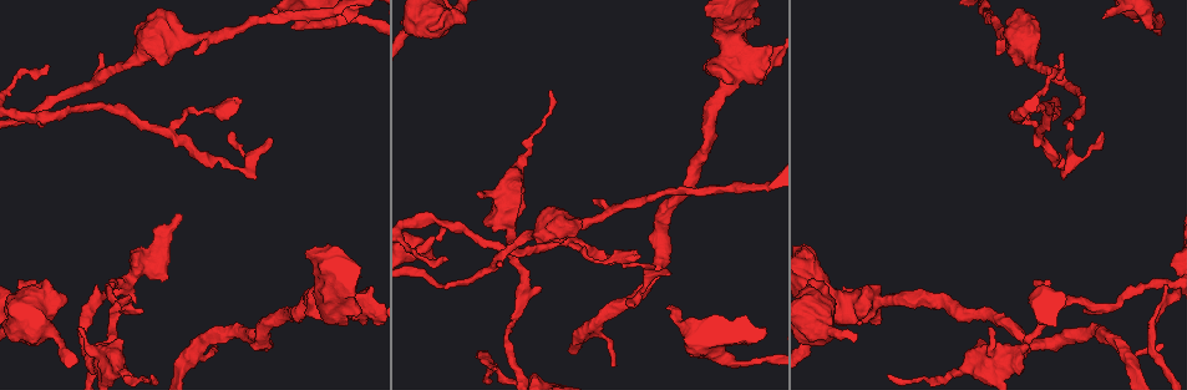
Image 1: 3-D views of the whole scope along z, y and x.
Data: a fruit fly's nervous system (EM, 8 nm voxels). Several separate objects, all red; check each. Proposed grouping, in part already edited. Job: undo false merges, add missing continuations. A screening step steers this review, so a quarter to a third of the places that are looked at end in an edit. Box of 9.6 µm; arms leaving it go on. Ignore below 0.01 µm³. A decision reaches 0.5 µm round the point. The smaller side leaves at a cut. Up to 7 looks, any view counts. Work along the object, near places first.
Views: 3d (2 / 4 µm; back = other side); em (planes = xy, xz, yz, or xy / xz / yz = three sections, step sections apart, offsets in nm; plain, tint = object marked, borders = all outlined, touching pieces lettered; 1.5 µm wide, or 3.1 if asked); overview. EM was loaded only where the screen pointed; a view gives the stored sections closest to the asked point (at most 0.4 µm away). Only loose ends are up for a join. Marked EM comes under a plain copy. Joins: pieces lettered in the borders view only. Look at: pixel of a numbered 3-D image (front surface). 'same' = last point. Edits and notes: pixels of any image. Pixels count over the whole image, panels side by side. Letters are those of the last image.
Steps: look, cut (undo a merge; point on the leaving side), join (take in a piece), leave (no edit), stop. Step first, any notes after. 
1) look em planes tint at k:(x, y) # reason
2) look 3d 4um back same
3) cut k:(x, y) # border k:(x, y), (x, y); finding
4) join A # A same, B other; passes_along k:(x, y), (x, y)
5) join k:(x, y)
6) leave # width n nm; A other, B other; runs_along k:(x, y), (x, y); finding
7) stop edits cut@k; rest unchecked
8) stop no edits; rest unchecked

look 3d 4um at 1:(670, 308) # free end

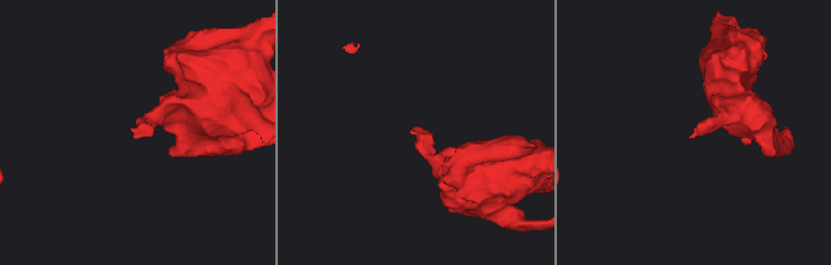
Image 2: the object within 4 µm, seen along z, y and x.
look em planes tint at 2:(690, 138)

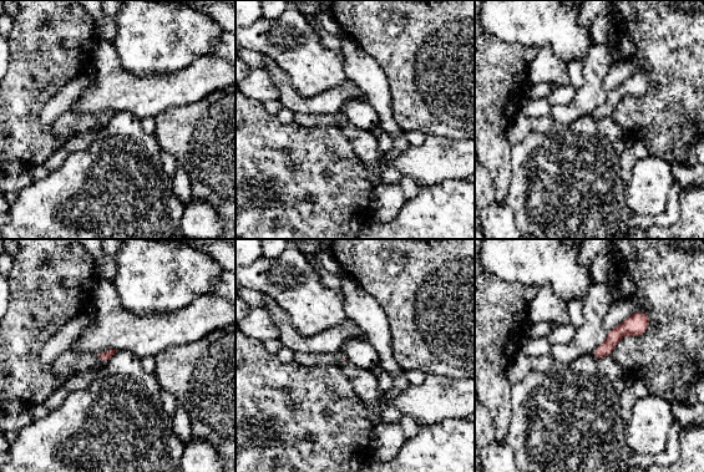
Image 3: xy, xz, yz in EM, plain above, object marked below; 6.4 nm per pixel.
look em planes borders same

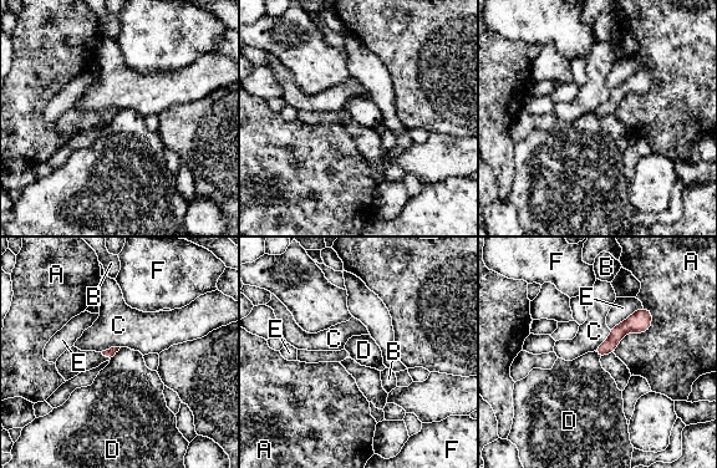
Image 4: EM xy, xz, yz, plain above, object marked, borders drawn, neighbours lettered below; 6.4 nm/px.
leave # longest_contact A 360 nm; A other, B other, C other, D other, E other, F other; runs_along 4:(649, 315), (627, 325), (599, 351); no lettered piece goes on from it

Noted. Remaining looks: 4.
look 3d 4um at 1:(1000, 54) # free end

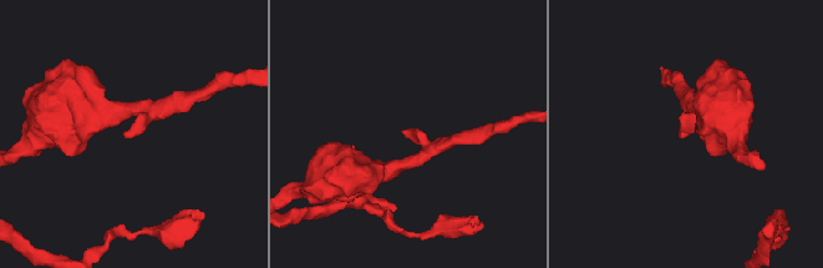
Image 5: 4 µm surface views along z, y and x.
look em planes borders at 5:(402, 132) # shape alone is not enough

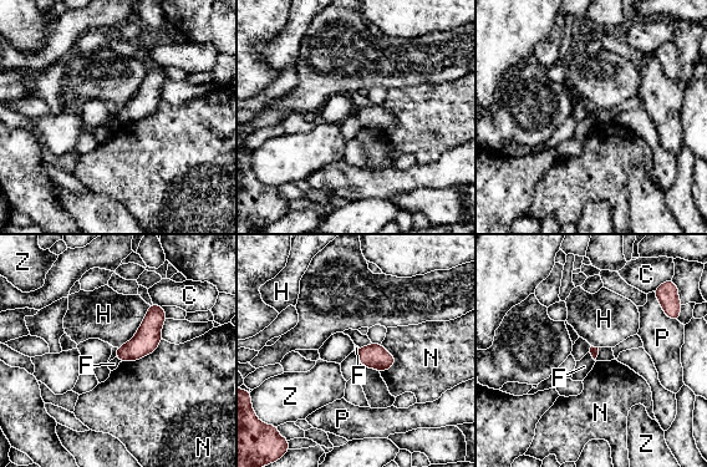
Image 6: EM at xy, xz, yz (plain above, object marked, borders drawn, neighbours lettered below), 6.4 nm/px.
leave # C other, F other, H other, N other, P other, Z other; border 6:(117, 356), (121, 361); no lettered piece goes on from it

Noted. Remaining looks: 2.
look em planes borders at 1:(1034, 281) # free end

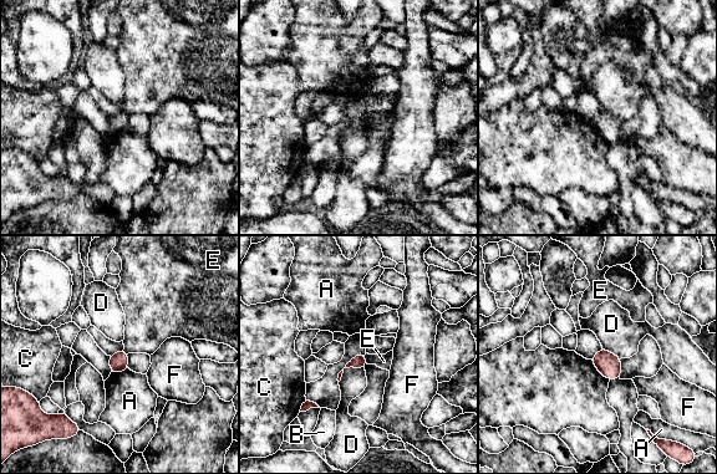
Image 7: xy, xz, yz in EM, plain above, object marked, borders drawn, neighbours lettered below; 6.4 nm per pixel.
leave # longest_contact D 190 nm; A other, B other, C other, D other, E other, F other; border 7:(365, 353), (367, 363); no lettered piece goes on from it

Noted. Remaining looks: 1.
stop no edits; rest unchecked

